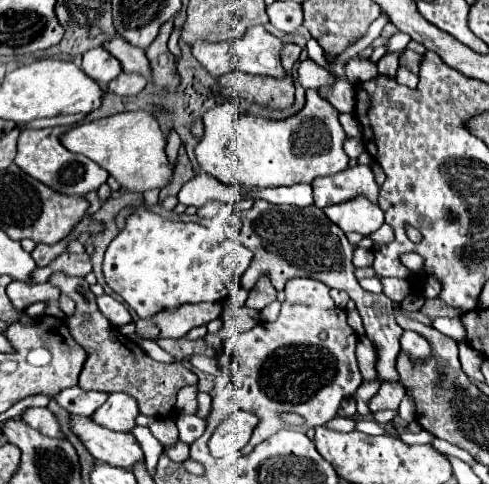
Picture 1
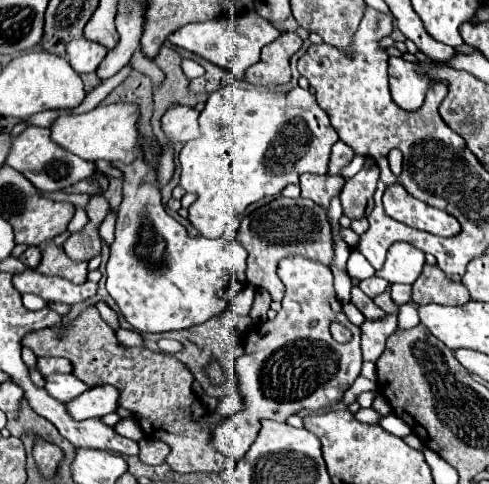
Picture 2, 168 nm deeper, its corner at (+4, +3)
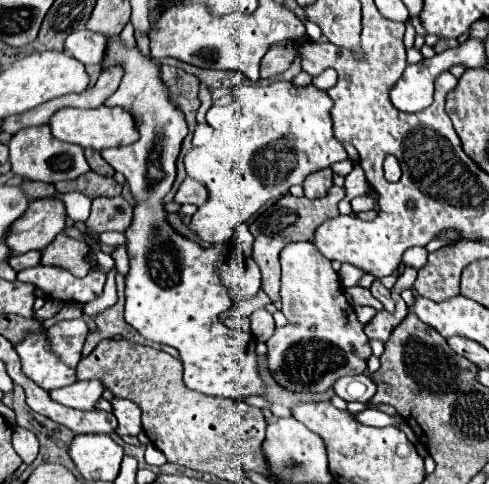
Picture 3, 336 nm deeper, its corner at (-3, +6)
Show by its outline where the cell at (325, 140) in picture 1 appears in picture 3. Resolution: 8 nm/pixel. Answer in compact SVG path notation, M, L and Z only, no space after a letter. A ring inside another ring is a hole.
M274 81L268 87L236 85L230 89L230 93L234 95L234 133L224 135L224 139L218 143L192 147L184 157L188 177L200 181L208 189L208 199L192 215L190 229L206 243L226 243L226 250L231 248L236 225L248 221L268 199L284 197L292 185L302 185L306 175L316 173L318 169L328 169L348 157L332 131L332 99L326 91L314 87L312 83L306 87L296 87L288 81Z

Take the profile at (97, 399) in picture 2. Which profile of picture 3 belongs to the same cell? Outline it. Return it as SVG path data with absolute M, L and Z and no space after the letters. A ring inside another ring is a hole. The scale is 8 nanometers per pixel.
M76 381L74 385L54 389L50 397L66 407L80 409L80 411L94 411L96 403L104 395L104 383L102 381Z

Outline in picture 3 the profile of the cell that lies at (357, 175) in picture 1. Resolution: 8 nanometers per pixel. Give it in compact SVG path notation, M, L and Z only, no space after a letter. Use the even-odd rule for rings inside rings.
M322 169L316 173L310 173L304 181L304 195L308 199L320 199L328 193L332 187L332 169Z

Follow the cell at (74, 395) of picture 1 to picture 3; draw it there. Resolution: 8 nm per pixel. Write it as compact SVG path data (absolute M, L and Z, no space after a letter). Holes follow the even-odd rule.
M46 329L42 333L28 335L22 343L16 345L16 351L22 359L24 373L36 381L42 389L52 391L76 383L76 371L66 367L50 349L46 341Z

